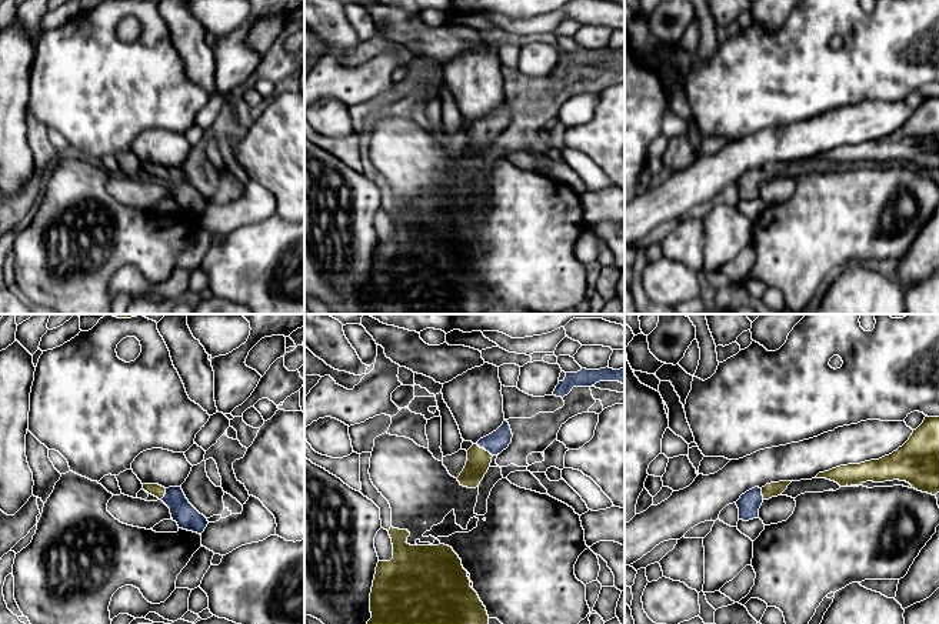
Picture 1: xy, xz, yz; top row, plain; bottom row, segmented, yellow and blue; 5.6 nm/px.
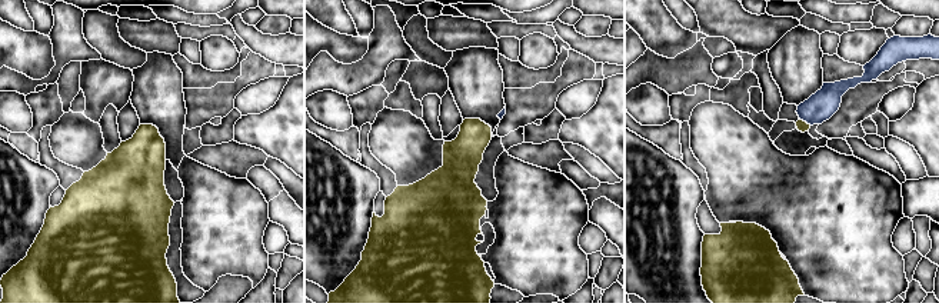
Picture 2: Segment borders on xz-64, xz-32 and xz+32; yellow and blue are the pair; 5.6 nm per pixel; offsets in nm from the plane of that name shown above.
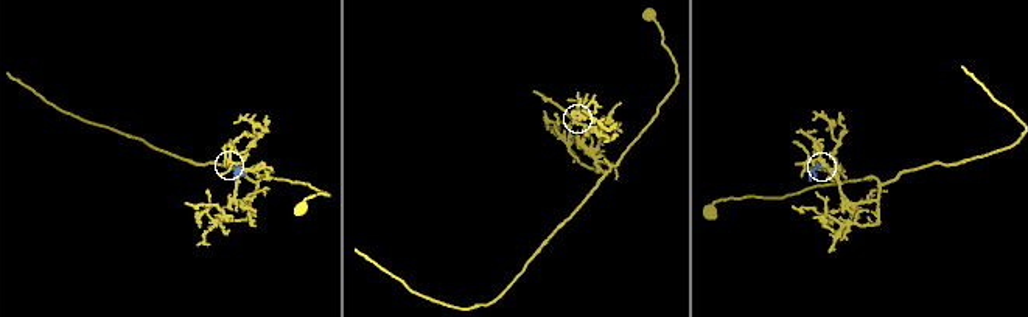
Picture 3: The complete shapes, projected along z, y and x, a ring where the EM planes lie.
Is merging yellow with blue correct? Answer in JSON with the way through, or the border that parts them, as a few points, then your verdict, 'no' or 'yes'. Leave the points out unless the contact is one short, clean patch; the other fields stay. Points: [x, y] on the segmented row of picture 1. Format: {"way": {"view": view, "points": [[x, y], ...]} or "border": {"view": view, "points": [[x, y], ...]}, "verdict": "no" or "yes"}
{"way": {"view": "xz", "points": [[479, 460], [483, 449], [499, 440]]}, "verdict": "yes"}

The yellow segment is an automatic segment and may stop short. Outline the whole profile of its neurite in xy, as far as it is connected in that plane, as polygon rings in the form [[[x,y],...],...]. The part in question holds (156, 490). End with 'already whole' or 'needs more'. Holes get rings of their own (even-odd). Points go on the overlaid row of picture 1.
[[[143,484],[143,490],[170,508],[172,518],[179,528],[202,534],[207,527],[207,518],[189,503],[182,487],[164,488],[159,484]]]; needs more

